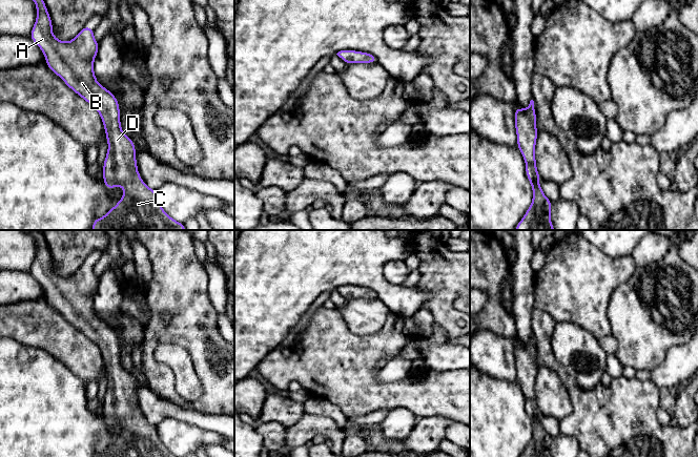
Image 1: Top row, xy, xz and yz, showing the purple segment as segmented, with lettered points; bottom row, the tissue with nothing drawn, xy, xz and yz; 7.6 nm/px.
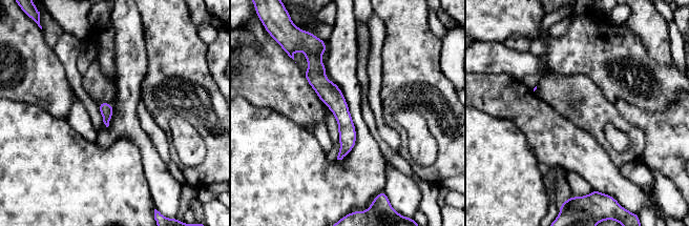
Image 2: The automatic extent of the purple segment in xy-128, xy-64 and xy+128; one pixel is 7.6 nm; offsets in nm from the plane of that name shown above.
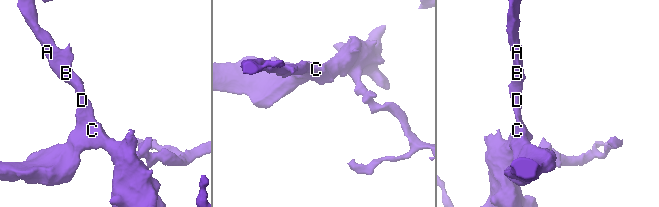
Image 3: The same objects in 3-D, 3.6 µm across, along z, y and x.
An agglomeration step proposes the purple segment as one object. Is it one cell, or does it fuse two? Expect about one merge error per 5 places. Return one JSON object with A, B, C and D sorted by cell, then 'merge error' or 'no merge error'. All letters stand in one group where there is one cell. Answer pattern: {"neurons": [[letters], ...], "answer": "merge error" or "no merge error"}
{"neurons": [["A", "B", "C", "D"]], "answer": "no merge error"}

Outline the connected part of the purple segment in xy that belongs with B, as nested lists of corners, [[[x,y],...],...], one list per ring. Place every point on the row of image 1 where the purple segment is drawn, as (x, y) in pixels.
[[[44,0],[34,1],[37,18],[29,38],[44,54],[48,68],[60,77],[71,90],[98,110],[108,144],[102,170],[103,182],[107,189],[121,186],[124,190],[124,194],[117,205],[104,216],[94,221],[91,230],[186,230],[184,224],[173,220],[164,211],[156,189],[150,189],[138,172],[135,144],[121,128],[119,101],[112,92],[99,84],[94,72],[94,61],[99,47],[98,41],[94,38],[95,29],[84,26],[73,40],[63,42],[53,34],[53,23]]]

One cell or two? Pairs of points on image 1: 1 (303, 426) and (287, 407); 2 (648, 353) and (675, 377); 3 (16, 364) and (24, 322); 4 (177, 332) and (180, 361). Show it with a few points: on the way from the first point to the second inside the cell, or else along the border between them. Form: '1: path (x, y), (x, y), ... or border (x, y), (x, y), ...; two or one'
1: border (304, 413), (296, 421), (286, 428); two
2: border (678, 346), (672, 346), (664, 359), (650, 371); two
3: border (11, 336), (25, 346), (44, 350); two
4: border (154, 350), (163, 344), (180, 345), (193, 364); two

